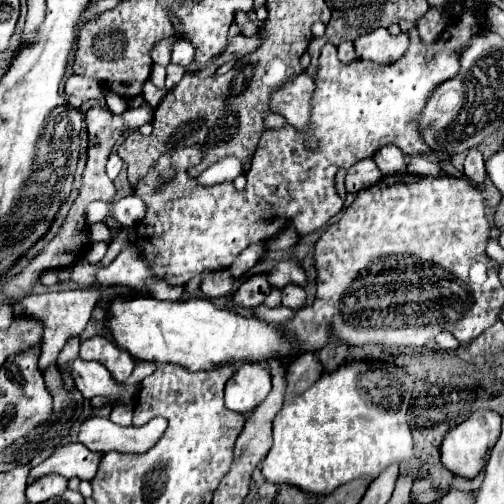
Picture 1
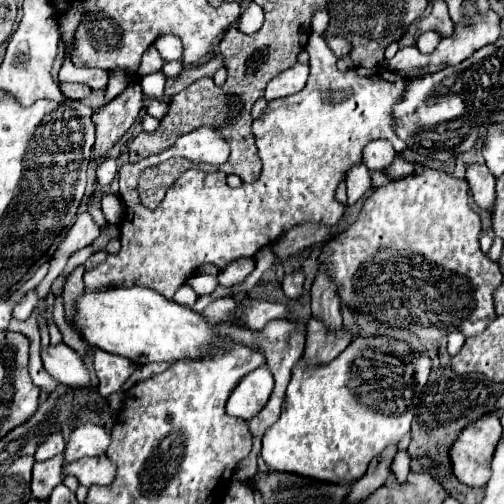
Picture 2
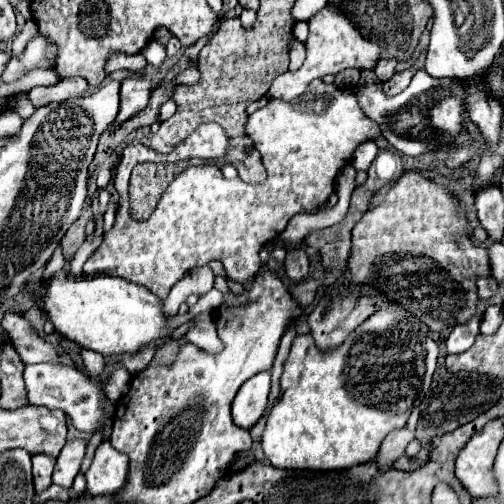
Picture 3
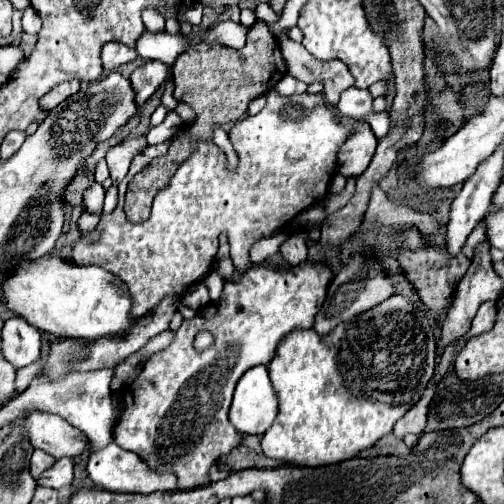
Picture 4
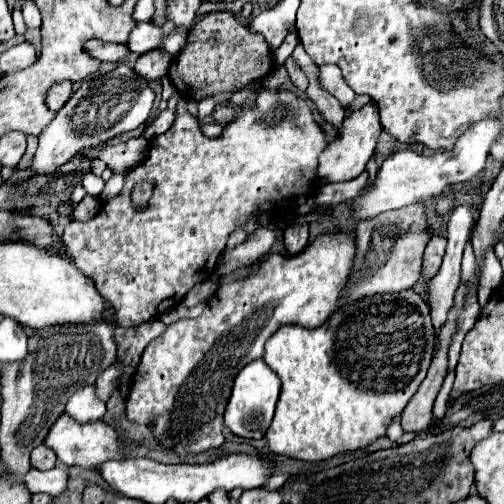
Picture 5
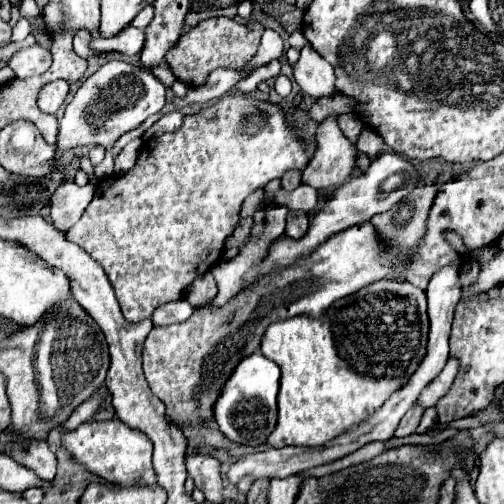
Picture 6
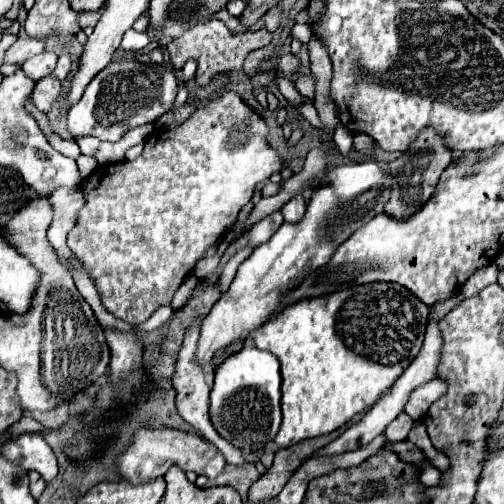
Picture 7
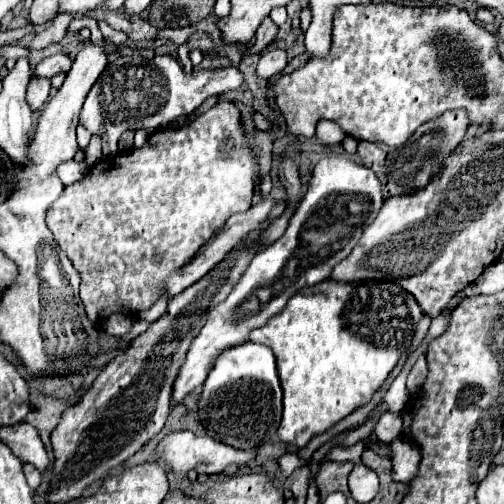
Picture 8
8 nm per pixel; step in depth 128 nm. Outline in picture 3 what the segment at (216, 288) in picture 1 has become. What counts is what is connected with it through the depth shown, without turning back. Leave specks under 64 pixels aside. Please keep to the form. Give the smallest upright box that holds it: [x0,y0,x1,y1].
[162,266,214,316]

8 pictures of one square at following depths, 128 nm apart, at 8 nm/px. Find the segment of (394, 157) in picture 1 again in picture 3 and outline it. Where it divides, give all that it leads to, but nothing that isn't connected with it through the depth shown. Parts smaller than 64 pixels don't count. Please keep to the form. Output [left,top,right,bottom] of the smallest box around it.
[352,140,378,170]

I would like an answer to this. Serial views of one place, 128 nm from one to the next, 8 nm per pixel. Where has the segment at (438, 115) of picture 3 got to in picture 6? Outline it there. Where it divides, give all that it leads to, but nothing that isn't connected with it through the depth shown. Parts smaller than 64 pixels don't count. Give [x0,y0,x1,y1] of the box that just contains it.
[292,44,336,98]

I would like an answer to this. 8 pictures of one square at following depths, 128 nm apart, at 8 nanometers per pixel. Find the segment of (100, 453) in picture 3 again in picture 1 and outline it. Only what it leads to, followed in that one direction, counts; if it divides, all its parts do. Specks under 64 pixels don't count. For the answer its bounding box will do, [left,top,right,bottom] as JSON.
[30,444,102,482]

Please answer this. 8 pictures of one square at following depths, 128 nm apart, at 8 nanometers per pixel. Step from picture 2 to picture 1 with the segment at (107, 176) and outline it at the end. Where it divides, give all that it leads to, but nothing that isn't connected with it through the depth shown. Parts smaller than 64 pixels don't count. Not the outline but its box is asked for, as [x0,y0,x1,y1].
[106,152,122,178]

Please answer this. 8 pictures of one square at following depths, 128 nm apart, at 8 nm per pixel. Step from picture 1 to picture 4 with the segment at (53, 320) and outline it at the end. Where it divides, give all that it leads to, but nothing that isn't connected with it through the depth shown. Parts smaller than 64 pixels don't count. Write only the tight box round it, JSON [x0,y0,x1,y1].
[72,90,350,318]

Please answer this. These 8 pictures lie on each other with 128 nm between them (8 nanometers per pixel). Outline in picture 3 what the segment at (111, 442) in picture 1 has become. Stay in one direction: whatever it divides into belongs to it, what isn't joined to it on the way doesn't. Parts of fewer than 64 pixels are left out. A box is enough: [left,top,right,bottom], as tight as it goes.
[52,440,86,490]

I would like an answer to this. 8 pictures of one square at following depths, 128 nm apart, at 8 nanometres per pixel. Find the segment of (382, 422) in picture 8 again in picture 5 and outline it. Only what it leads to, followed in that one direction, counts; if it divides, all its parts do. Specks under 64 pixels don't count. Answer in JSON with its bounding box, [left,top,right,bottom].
[400,286,464,432]

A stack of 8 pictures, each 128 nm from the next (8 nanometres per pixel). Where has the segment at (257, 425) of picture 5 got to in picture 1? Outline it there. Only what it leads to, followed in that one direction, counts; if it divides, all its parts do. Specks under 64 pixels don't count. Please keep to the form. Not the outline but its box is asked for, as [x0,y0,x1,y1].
[224,364,272,414]

